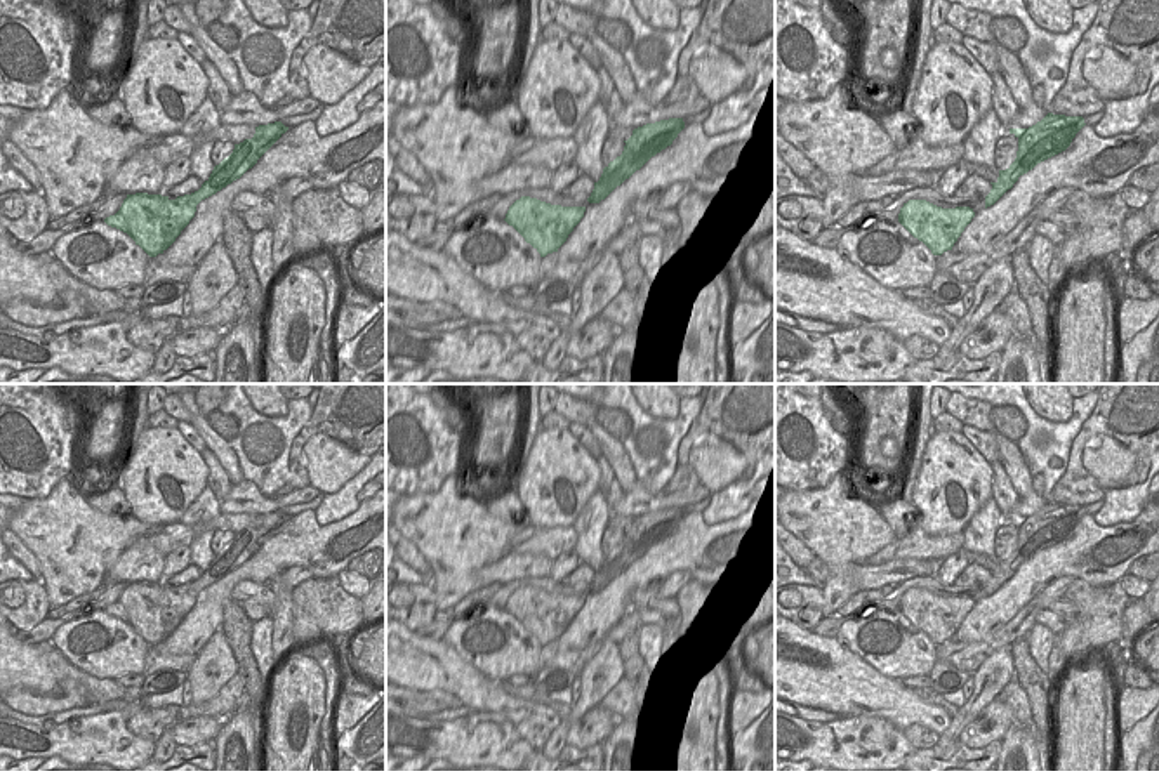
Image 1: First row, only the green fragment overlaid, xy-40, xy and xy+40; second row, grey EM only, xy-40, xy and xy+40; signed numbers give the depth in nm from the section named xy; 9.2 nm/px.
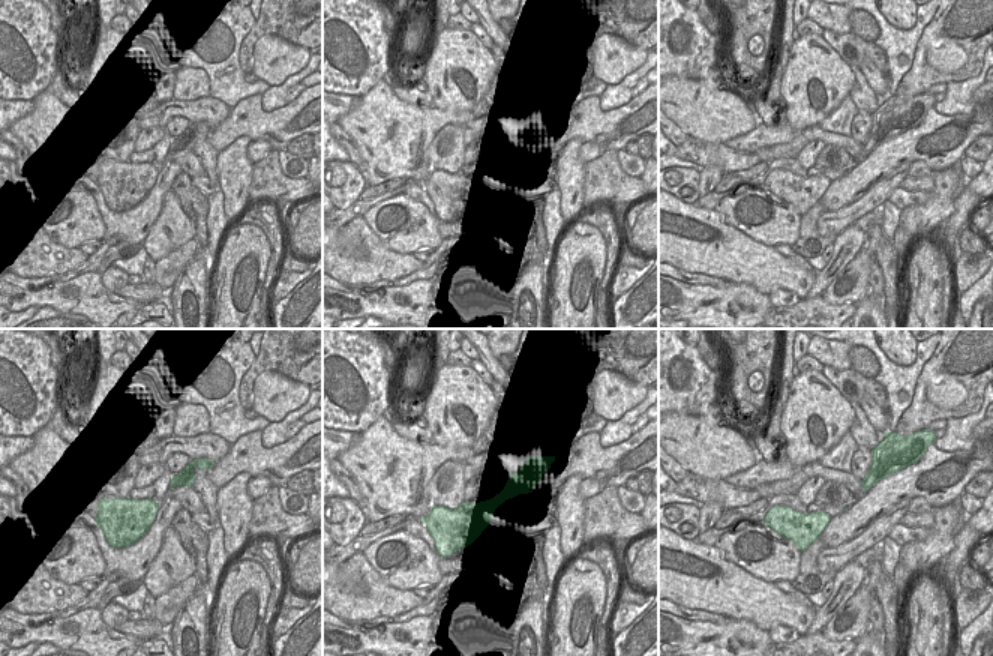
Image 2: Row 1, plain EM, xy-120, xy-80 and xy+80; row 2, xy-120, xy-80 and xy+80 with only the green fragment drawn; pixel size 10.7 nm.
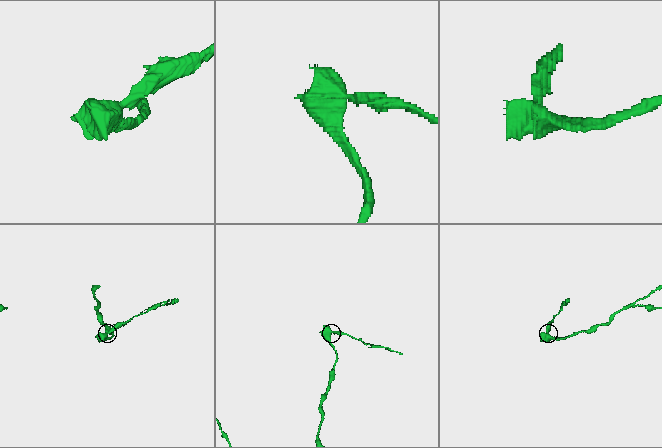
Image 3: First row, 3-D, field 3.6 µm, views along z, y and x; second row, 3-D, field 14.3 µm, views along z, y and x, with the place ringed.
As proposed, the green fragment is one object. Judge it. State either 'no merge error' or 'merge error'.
merge error

